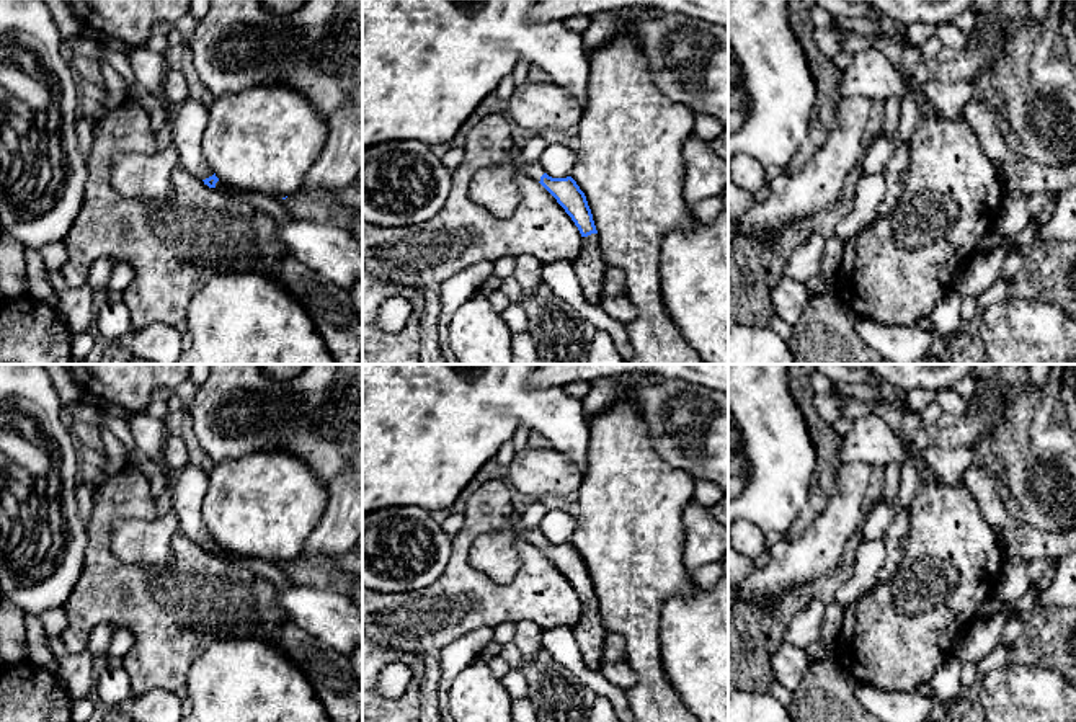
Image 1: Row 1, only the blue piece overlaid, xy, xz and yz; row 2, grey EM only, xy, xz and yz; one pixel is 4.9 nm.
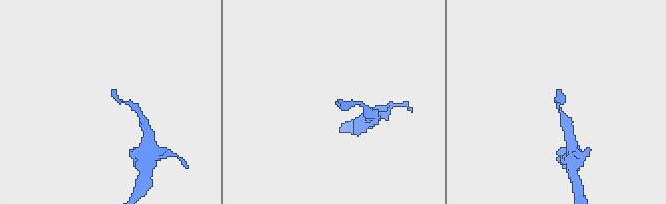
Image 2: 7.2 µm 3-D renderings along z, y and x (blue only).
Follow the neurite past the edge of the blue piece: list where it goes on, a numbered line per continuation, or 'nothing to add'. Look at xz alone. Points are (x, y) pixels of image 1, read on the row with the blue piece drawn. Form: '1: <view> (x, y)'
1: xz (497, 188)
2: xz (590, 268)

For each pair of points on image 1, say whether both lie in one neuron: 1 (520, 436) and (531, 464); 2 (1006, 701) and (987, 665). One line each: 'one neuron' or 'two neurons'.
1: two neurons
2: two neurons

